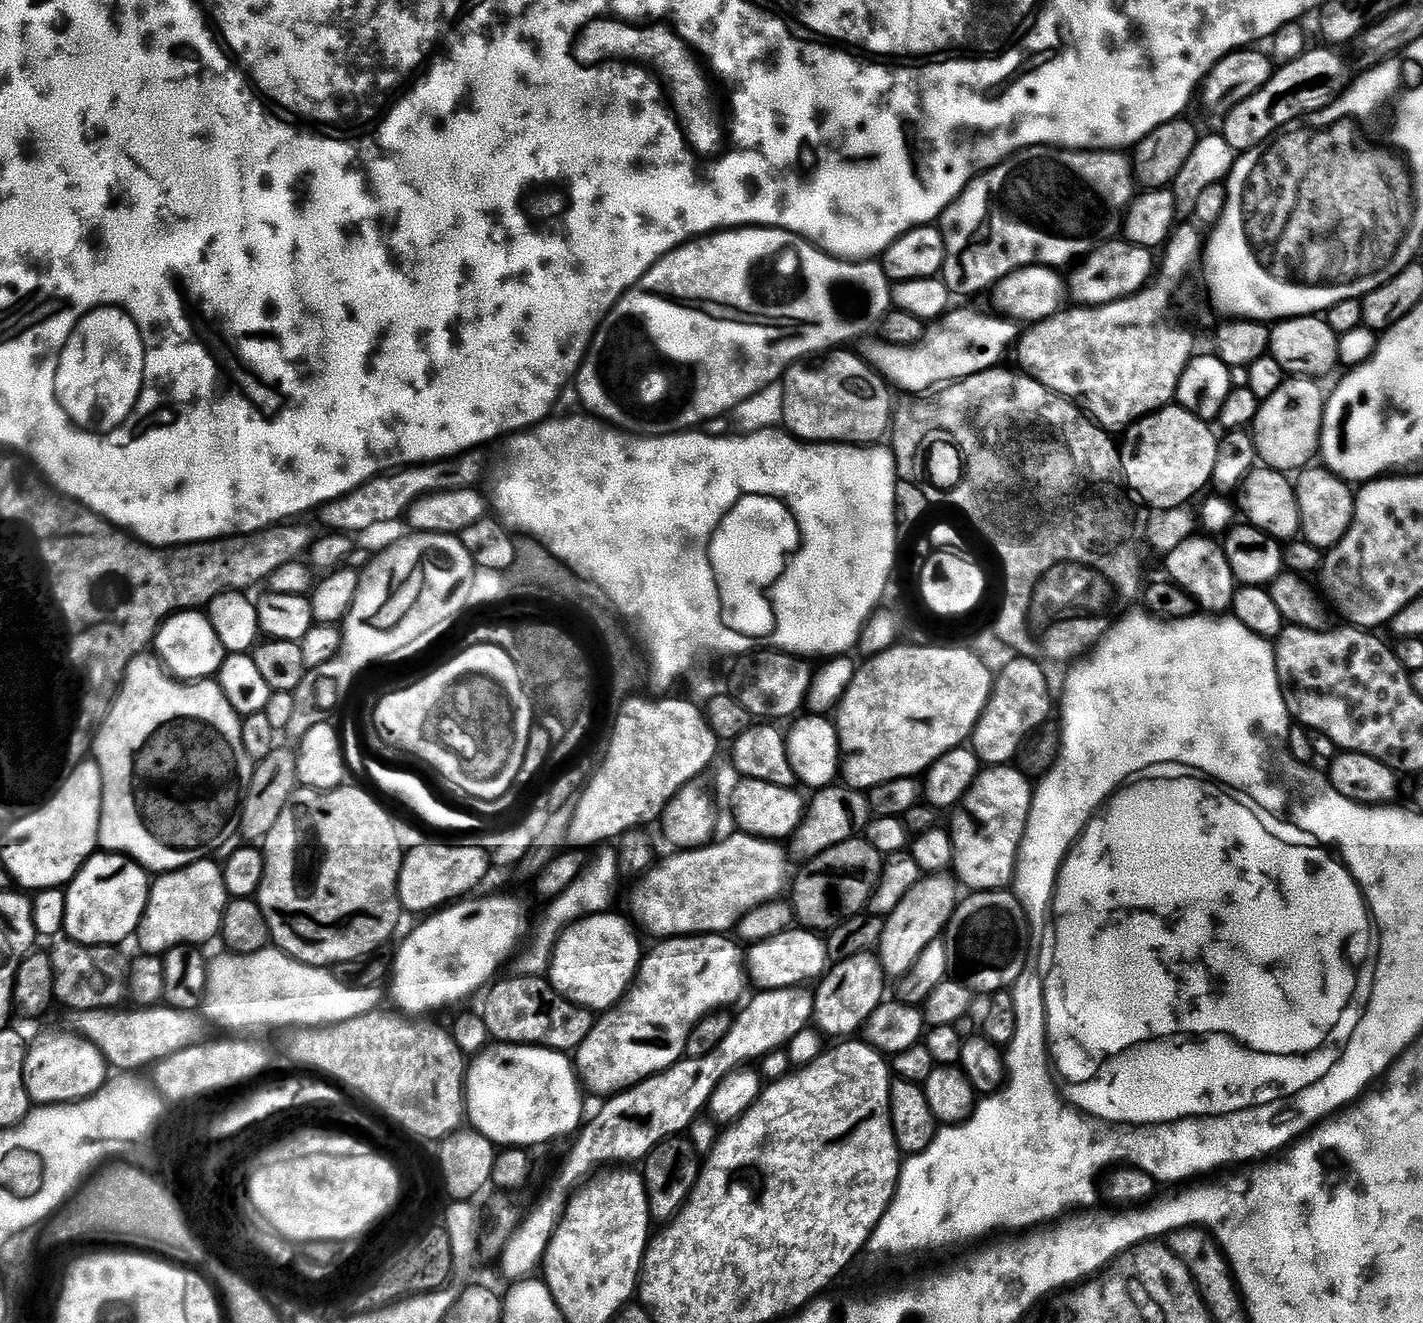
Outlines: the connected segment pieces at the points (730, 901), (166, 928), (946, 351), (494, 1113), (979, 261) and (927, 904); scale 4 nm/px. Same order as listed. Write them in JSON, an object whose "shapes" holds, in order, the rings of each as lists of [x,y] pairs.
{"shapes":[[[[735,835],[728,836],[717,844],[708,842],[703,846],[677,851],[677,856],[672,856],[661,864],[659,861],[639,877],[637,884],[640,885],[632,892],[632,912],[656,938],[728,934],[747,912],[785,895],[790,884],[789,853],[785,845],[774,840],[764,840],[761,836]]],[[[197,858],[184,868],[157,875],[148,890],[148,905],[140,926],[136,929],[135,939],[140,940],[139,951],[144,954],[163,954],[181,946],[204,946],[207,940],[216,940],[220,934],[220,923],[228,905],[230,895],[224,885],[224,869],[212,860]]],[[[955,308],[935,321],[919,344],[889,343],[888,348],[872,344],[868,349],[863,349],[864,359],[897,389],[900,387],[904,392],[912,392],[908,394],[924,394],[953,380],[964,380],[968,376],[997,367],[1003,361],[1000,359],[1004,351],[1011,344],[1013,347],[1017,343],[1017,321],[1000,314],[987,316],[972,308]]],[[[493,1043],[467,1065],[464,1095],[466,1116],[470,1124],[472,1120],[471,1127],[486,1138],[490,1138],[497,1146],[533,1146],[532,1144],[548,1144],[559,1136],[571,1137],[585,1119],[586,1092],[576,1071],[573,1057],[563,1052],[555,1052],[553,1048]]],[[[1026,148],[973,178],[938,221],[946,246],[942,279],[949,292],[955,294],[960,288],[973,288],[977,294],[987,293],[1002,278],[1033,266],[1060,270],[1063,264],[1079,261],[1101,244],[1117,239],[1124,231],[1128,209],[1138,195],[1133,161],[1124,156],[1127,155],[1120,150]]],[[[925,875],[916,883],[914,890],[910,890],[910,894],[906,894],[906,898],[902,898],[902,902],[898,902],[896,909],[886,917],[878,959],[880,969],[889,981],[899,981],[900,977],[907,974],[914,966],[914,958],[918,958],[918,954],[922,954],[922,950],[926,950],[926,946],[930,946],[930,942],[934,942],[941,935],[942,929],[956,910],[956,888],[958,889],[957,881],[951,875]]]]}

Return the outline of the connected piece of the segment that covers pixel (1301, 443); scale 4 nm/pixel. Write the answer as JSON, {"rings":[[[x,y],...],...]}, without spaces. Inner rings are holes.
{"rings":[[[1289,377],[1270,398],[1261,403],[1252,430],[1257,457],[1265,467],[1292,474],[1307,467],[1313,461],[1312,456],[1317,455],[1326,403],[1326,394],[1317,384],[1307,377]]]}

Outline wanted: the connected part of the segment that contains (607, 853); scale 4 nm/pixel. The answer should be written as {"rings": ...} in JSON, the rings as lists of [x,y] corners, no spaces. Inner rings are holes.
{"rings":[[[604,846],[595,852],[596,856],[587,861],[577,879],[549,903],[551,905],[536,930],[530,950],[513,961],[512,970],[515,975],[545,977],[551,969],[552,951],[565,928],[585,916],[599,915],[609,909],[607,907],[612,898],[612,882],[619,877],[619,851],[615,847],[612,849],[612,846]]]}

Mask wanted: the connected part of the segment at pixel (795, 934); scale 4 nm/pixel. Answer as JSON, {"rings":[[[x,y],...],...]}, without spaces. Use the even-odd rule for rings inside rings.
{"rings":[[[796,926],[769,940],[751,945],[746,952],[746,972],[760,990],[770,988],[799,988],[807,985],[807,980],[816,982],[828,971],[827,943],[817,933]]]}

